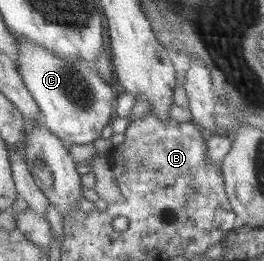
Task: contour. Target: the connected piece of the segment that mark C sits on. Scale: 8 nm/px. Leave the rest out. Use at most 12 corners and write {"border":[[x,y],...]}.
{"border":[[18,39],[44,124],[94,144],[119,90],[84,60]]}

